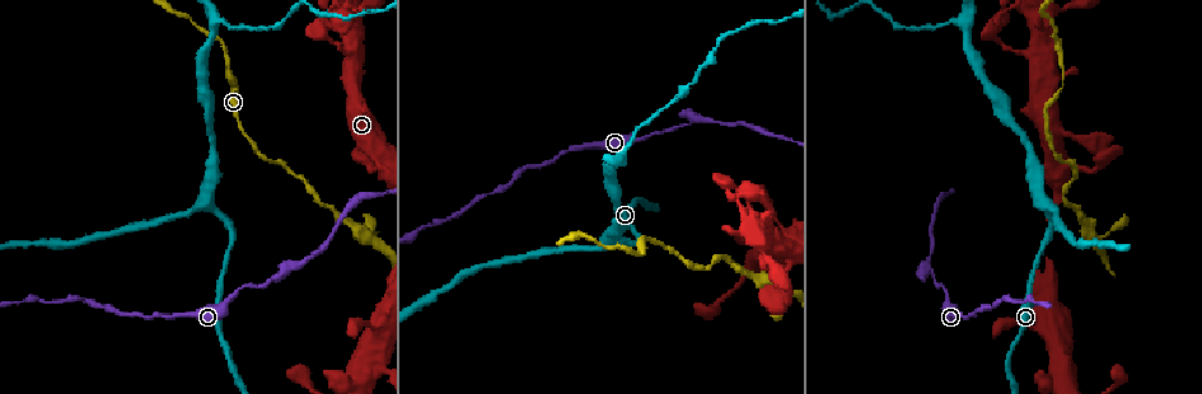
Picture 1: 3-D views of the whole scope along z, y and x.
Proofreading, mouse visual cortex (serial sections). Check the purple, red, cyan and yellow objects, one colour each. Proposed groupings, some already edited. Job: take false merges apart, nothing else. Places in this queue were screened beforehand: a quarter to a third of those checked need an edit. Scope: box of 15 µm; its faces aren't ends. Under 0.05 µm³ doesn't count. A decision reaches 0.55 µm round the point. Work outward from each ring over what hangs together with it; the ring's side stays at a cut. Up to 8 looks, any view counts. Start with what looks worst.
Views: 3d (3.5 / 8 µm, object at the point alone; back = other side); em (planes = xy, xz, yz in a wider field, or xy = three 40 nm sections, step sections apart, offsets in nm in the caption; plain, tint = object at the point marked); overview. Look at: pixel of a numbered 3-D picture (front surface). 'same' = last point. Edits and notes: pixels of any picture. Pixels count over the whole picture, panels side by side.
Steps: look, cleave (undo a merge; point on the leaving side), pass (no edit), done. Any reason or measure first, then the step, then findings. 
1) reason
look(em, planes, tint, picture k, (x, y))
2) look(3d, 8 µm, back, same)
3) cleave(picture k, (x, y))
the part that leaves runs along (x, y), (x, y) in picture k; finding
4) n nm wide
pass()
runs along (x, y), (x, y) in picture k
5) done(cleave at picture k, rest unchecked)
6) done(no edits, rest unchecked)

sharp bend
look(3d, 8 µm, picture 1, (286, 266))

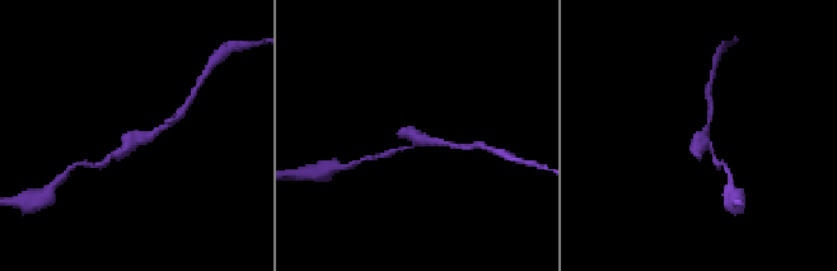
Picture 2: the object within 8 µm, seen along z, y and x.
now the EM
look(em, xy, step 2, tint, picture 2, (133, 140))

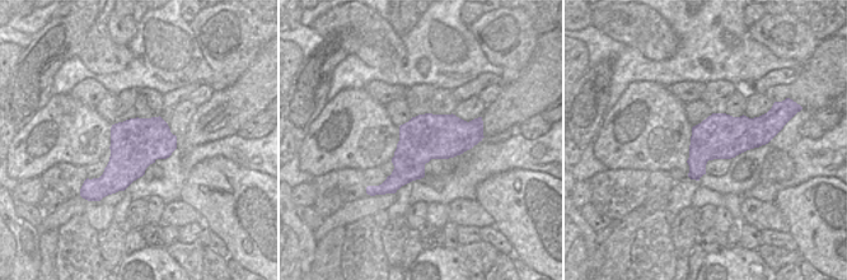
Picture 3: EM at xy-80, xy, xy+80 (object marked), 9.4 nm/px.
pass()
runs along (106, 162), (163, 125) in picture 2; all the same cell

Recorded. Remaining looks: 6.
a fork
look(3d, 3.5 µm, picture 1, (780, 297))

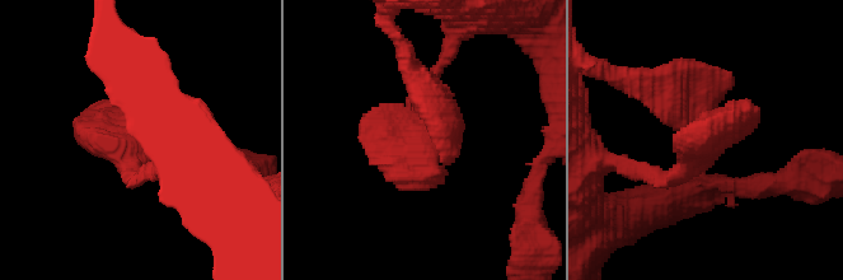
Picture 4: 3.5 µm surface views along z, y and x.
shape alone is not enough
look(em, xy, step 2, tint, same)

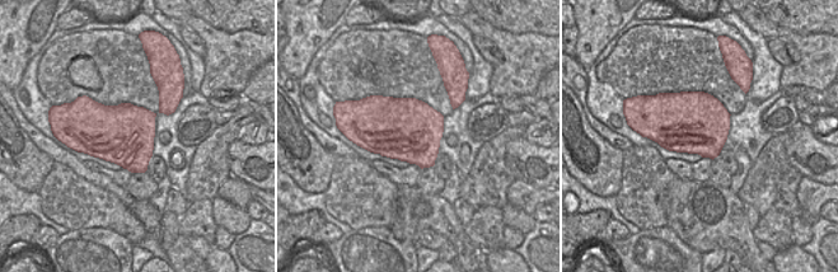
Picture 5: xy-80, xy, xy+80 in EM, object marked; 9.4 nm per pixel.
600 nm wide
pass()
runs along (421, 79), (448, 125), (401, 190) in picture 4; continuous, no second cell

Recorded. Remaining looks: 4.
arms part here
look(3d, 3.5 µm, picture 1, (1101, 235))

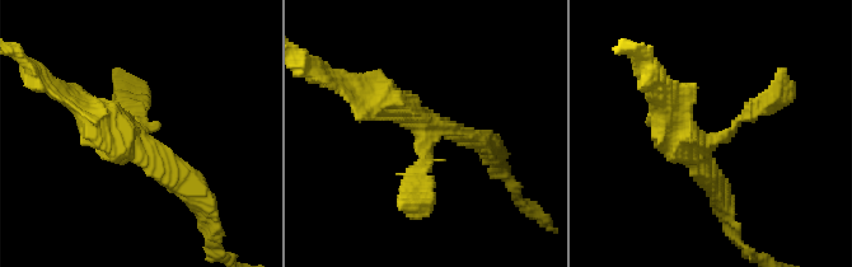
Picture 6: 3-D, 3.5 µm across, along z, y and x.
3 arms; arms of 200, 250, 300 nm
look(em, xy, step 2, tint, picture 6, (701, 145))

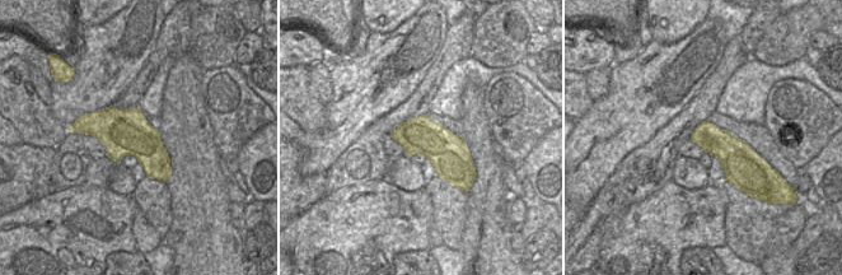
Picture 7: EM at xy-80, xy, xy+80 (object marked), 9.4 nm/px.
another direction
look(em, xy, step 5, tint, same)

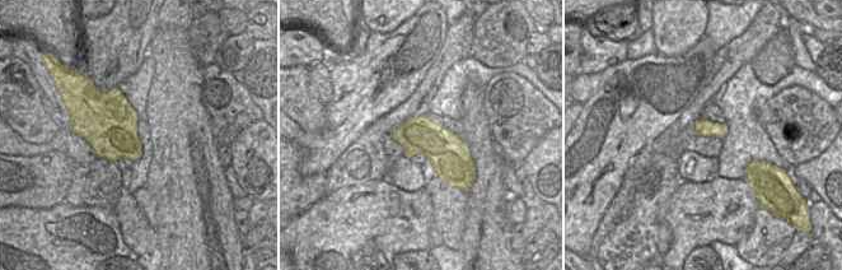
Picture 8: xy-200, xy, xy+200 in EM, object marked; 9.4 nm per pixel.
pass()
runs along (74, 104), (204, 198) in picture 6; all the same cell

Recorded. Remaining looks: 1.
done(no edits, rest unchecked)

